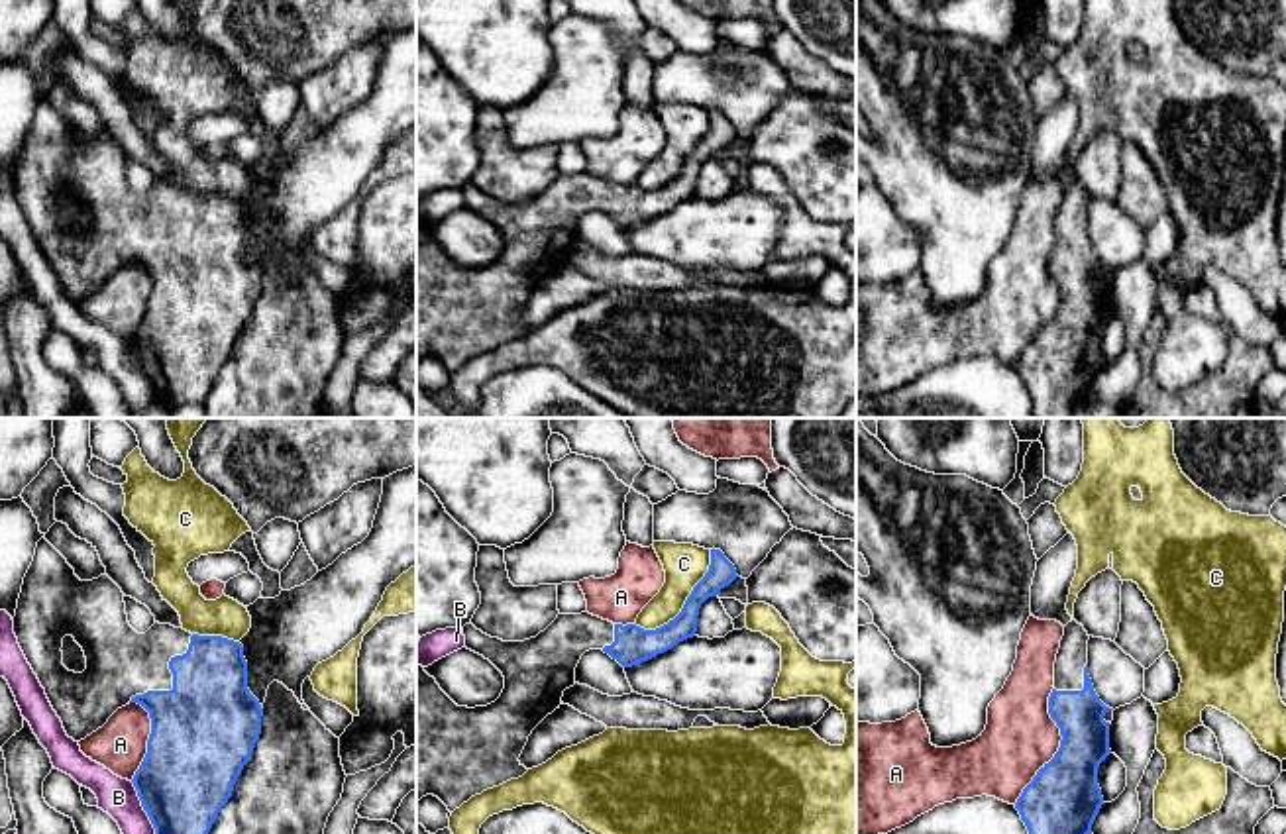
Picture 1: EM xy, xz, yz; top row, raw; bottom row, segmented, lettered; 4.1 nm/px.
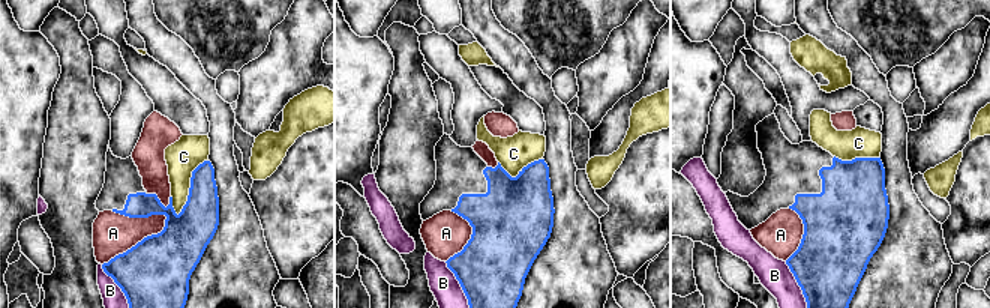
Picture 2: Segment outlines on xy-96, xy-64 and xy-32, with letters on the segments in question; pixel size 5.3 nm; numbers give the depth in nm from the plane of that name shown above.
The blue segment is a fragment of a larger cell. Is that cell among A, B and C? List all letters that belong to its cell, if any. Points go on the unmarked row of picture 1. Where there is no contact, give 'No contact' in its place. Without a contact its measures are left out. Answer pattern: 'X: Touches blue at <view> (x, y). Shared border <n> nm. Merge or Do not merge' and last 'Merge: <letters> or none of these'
A: Touches blue at yz (1061, 307). Shared border 500 nm. Do not merge
B: Touches blue at xy (144, 369). Shared border 260 nm. Do not merge
C: Touches blue at xz (686, 163). Shared border 440 nm. Do not merge
Merge: none of these

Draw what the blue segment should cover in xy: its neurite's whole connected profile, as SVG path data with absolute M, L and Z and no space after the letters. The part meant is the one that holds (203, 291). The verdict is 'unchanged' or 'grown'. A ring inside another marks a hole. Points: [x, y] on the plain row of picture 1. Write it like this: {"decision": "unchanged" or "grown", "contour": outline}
{"decision": "grown", "contour": "M45 98L37 102L24 137L14 194L67 296L75 302L102 288L130 263L149 273L147 314L132 339L141 367L155 398L169 412L181 404L204 404L261 294L263 269L247 249L243 206L159 182L137 194L128 182L122 149L108 135L80 141ZM65 196L73 196L84 212L82 234L63 226Z"}

